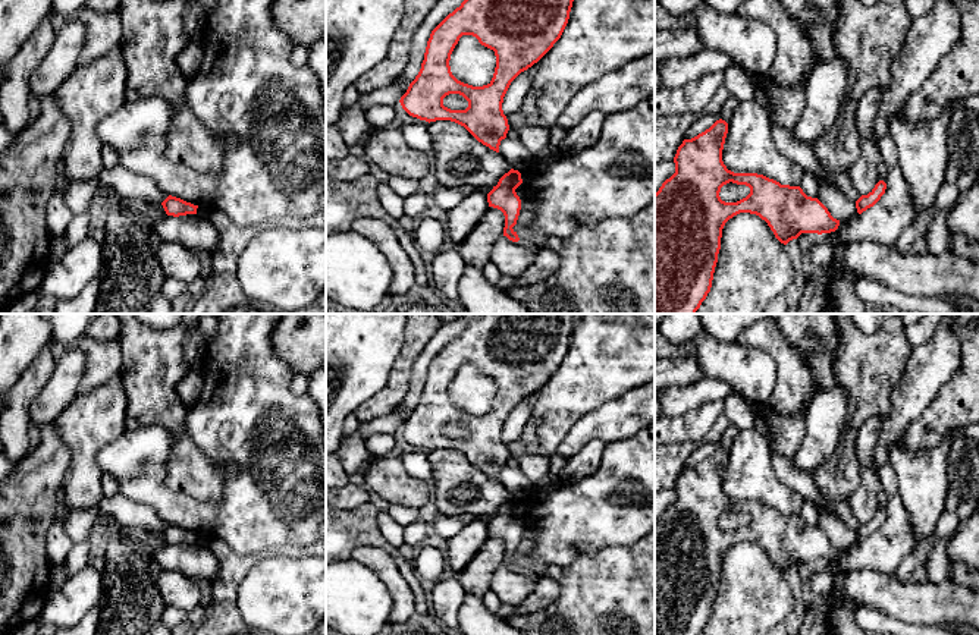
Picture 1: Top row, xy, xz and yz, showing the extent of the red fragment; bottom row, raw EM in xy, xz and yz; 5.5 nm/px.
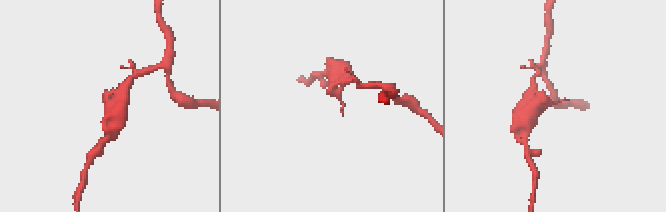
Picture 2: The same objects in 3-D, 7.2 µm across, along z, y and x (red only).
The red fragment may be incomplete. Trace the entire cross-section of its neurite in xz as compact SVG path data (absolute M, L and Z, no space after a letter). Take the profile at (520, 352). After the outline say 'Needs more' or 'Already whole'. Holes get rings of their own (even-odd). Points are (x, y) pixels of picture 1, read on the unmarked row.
M483 314L471 321L459 336L449 342L430 362L424 389L415 408L401 425L402 437L426 450L451 449L464 455L478 471L499 481L501 469L509 459L502 431L511 411L537 392L561 367L572 336L572 314ZM462 364L473 364L495 380L496 396L492 409L473 415L458 409L449 394L451 383ZM449 422L459 422L468 430L465 438L443 434Z. Already whole

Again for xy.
M169 524L163 531L161 531L164 540L167 544L179 546L179 544L186 544L186 543L197 543L198 534L194 534L191 531L186 531L181 526Z. Already whole

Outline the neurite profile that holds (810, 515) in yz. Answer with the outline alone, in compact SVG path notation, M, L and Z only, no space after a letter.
M804 500L800 516L807 525L818 526L820 513L813 503Z

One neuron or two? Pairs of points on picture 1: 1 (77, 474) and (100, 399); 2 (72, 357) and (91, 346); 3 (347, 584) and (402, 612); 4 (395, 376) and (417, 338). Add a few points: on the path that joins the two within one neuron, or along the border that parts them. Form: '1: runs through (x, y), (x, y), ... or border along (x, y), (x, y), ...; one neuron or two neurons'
1: runs through (82, 455), (85, 427), (94, 418); one neuron
2: border along (75, 343), (85, 357), (85, 371), (79, 384); two neurons
3: border along (376, 575), (391, 596), (392, 609), (389, 619); two neurons
4: runs through (401, 367), (413, 346); one neuron

